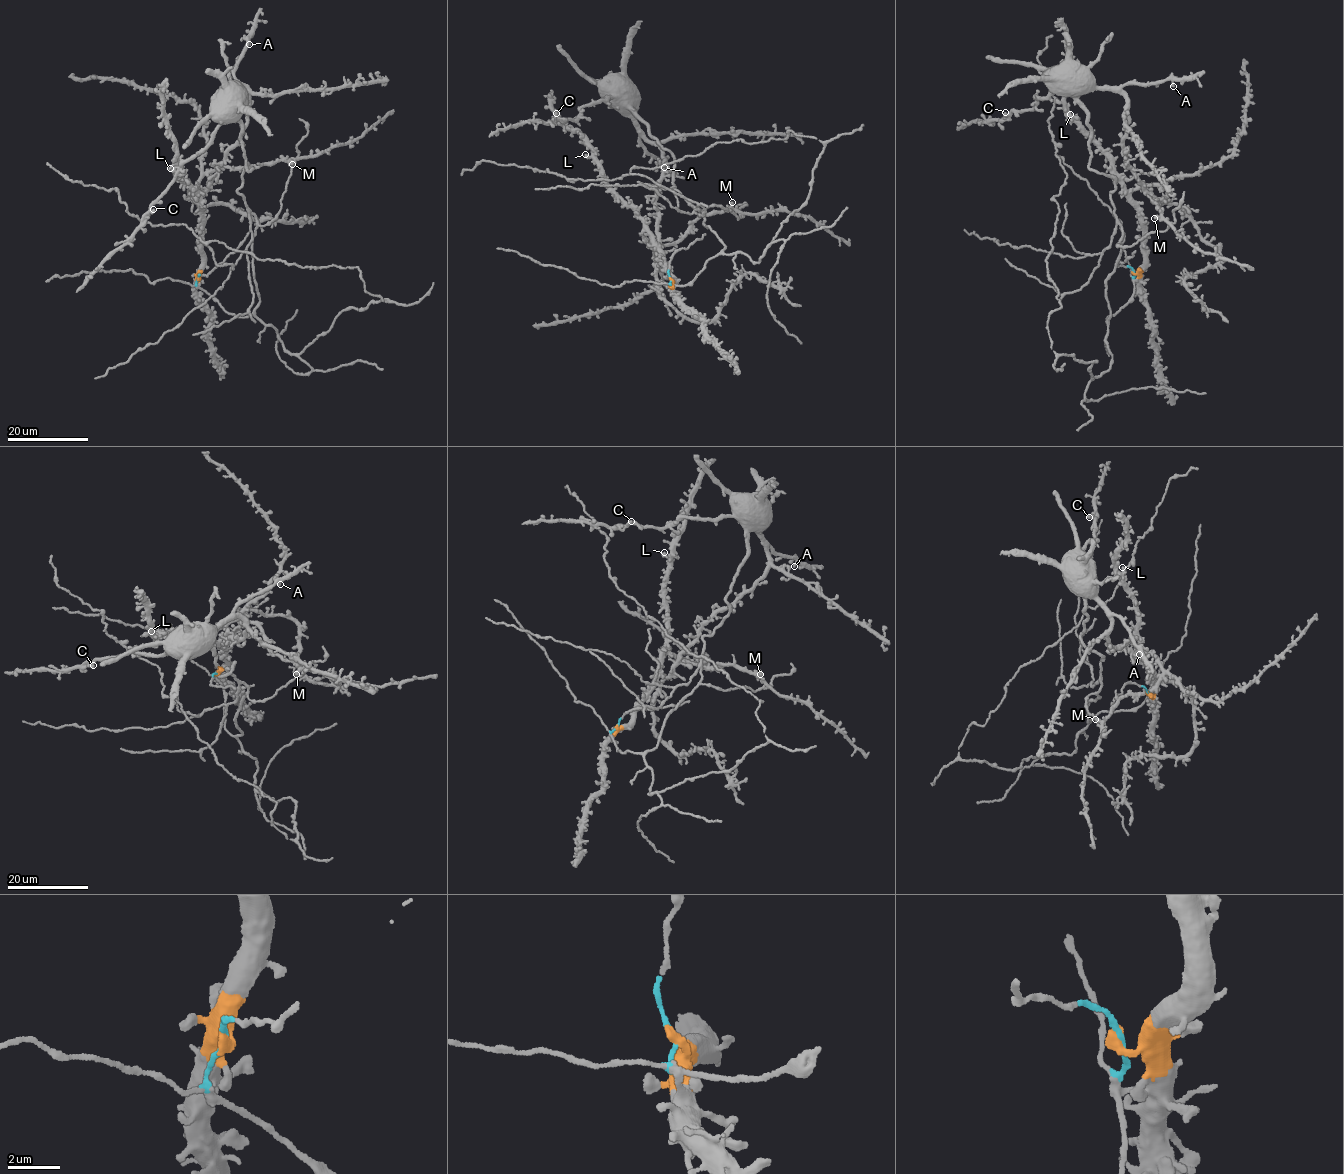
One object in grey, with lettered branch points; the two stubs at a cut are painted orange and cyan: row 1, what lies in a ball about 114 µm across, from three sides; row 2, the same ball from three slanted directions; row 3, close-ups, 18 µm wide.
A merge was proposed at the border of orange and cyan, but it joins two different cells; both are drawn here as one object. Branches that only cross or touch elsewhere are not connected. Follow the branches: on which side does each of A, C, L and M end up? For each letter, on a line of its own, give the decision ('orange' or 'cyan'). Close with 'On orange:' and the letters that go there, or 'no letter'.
A: cyan
C: cyan
L: orange
M: orange
On orange: L, M

